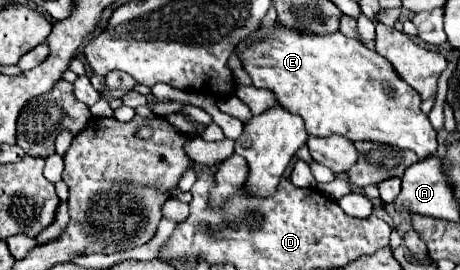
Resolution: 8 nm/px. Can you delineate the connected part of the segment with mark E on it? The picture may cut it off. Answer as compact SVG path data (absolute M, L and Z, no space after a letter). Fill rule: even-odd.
M280 24L274 26L274 30L266 40L258 40L256 32L246 42L240 42L238 50L242 50L240 58L244 62L244 70L252 78L252 84L256 88L272 90L286 110L302 116L308 134L312 136L340 134L352 142L368 140L378 144L390 144L398 146L400 150L412 150L418 156L418 160L426 160L428 156L436 154L438 148L436 130L432 128L428 116L420 110L422 98L418 96L418 92L414 92L414 88L410 88L402 78L398 78L398 74L394 72L394 68L390 68L390 62L384 56L378 56L362 42L346 38L342 32L326 36L300 34ZM250 40L256 40L256 44L244 48L246 42Z

